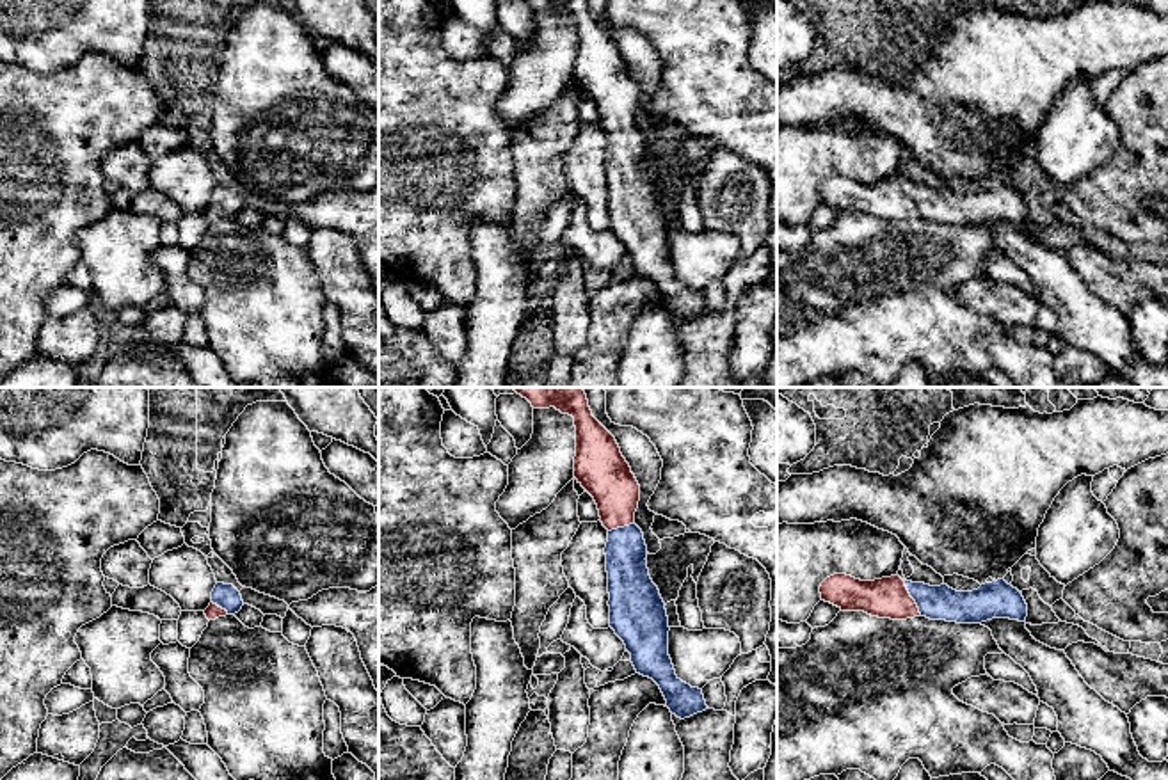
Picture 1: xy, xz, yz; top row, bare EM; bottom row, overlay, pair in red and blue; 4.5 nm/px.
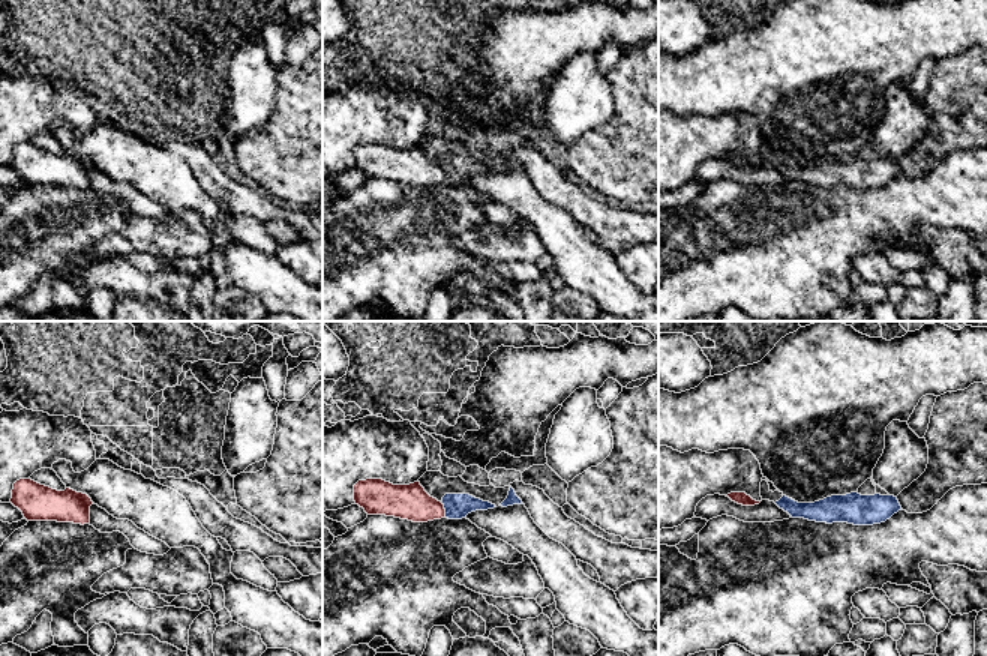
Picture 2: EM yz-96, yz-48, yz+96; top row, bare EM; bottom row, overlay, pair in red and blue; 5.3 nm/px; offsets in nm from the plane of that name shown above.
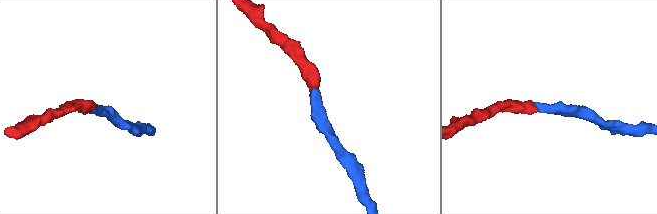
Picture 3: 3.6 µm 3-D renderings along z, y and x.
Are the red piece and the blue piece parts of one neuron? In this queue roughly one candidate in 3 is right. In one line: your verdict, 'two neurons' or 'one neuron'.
one neuron

